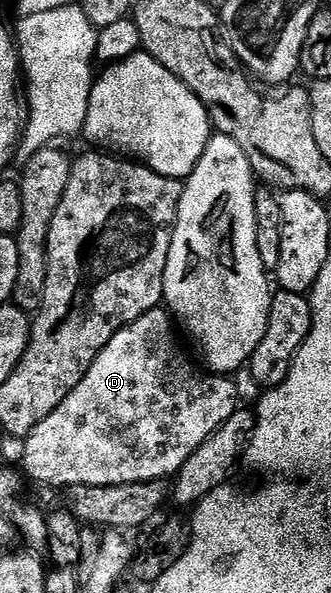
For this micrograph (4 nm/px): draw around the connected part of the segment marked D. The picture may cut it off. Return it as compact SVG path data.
M162 308L148 311L140 320L116 332L100 356L96 356L84 380L64 396L60 408L52 416L44 416L24 439L26 447L22 450L20 466L25 477L42 486L73 488L154 482L177 474L184 460L240 406L235 379L198 367L178 343L177 333L175 319Z

